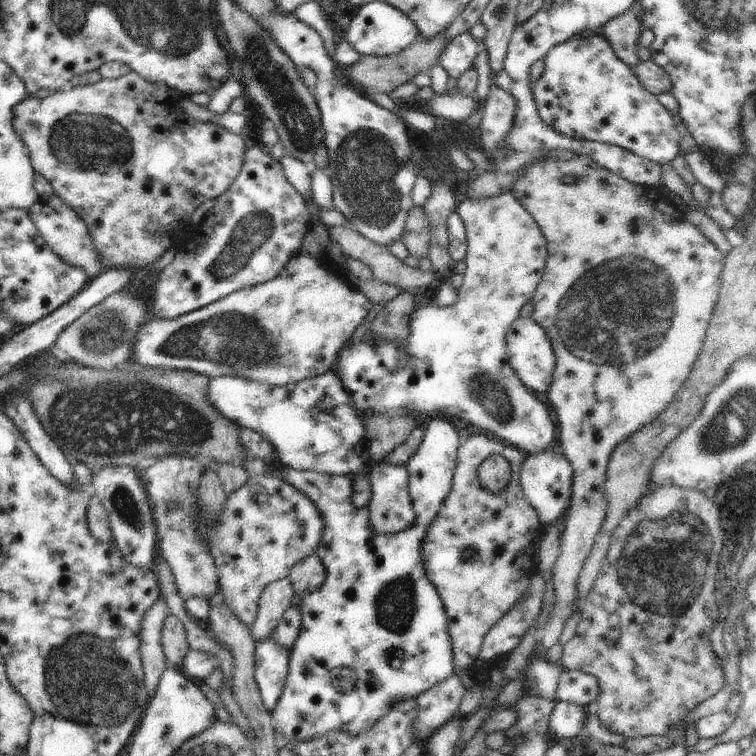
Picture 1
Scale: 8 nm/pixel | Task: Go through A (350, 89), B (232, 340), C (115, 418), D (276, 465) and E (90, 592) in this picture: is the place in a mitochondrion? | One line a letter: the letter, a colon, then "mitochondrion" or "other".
A: other
B: mitochondrion
C: mitochondrion
D: other
E: other

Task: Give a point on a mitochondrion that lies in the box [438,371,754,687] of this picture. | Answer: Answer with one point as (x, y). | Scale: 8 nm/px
(664, 563)

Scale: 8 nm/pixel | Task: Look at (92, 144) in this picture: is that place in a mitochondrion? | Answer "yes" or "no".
yes

